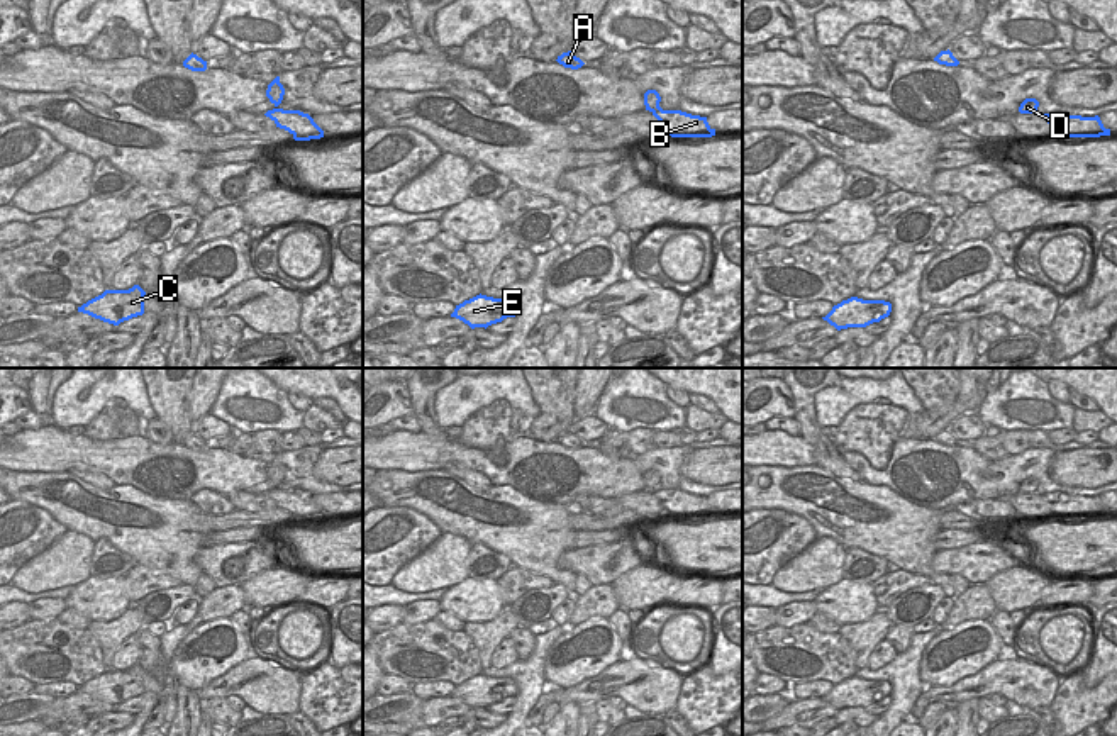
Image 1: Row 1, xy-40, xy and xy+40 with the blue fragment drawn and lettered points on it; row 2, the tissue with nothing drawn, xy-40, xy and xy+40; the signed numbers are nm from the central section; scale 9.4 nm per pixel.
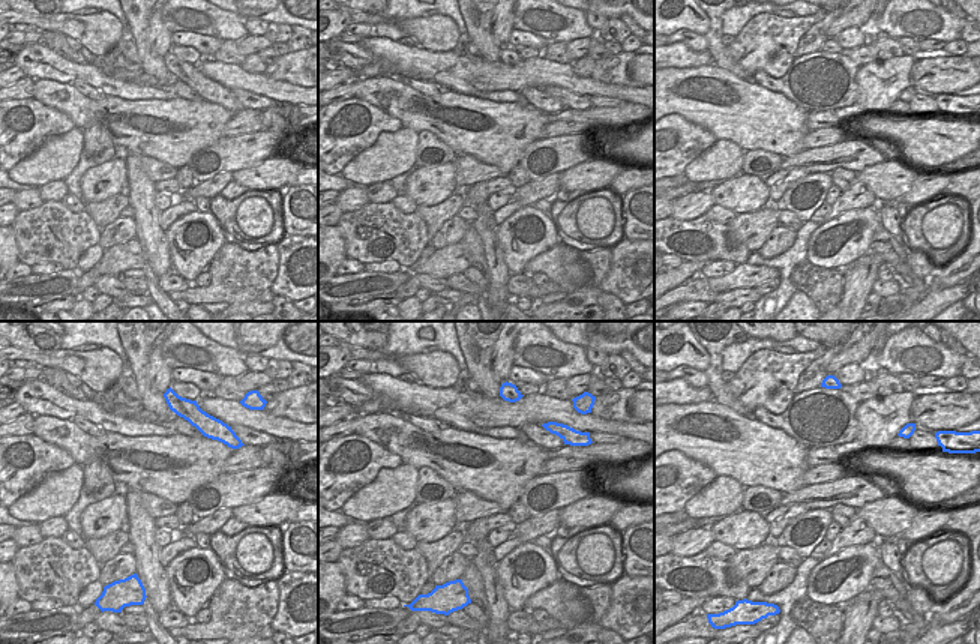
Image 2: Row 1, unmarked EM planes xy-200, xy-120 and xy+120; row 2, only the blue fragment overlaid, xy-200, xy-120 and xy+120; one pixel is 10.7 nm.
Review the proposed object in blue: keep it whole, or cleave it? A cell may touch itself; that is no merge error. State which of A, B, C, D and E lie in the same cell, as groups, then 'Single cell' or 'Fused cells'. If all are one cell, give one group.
Groups: A B C E / D. Fused cells.

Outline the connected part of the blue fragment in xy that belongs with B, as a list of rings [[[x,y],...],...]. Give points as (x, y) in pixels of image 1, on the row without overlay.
[[[653,490],[653,495],[661,502],[663,509],[671,517],[712,517],[715,509],[707,502],[707,497],[692,495],[681,490]]]

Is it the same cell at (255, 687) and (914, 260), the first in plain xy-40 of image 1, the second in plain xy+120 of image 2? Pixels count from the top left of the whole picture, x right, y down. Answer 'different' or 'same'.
same

